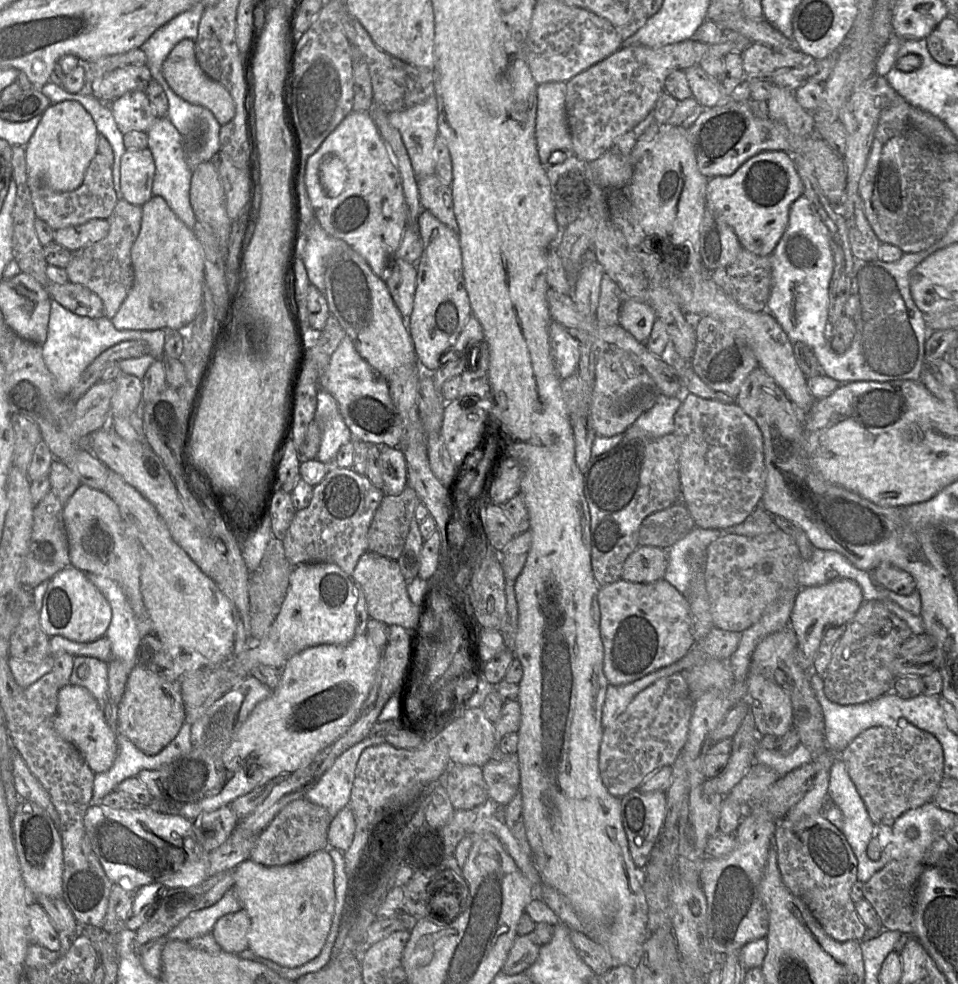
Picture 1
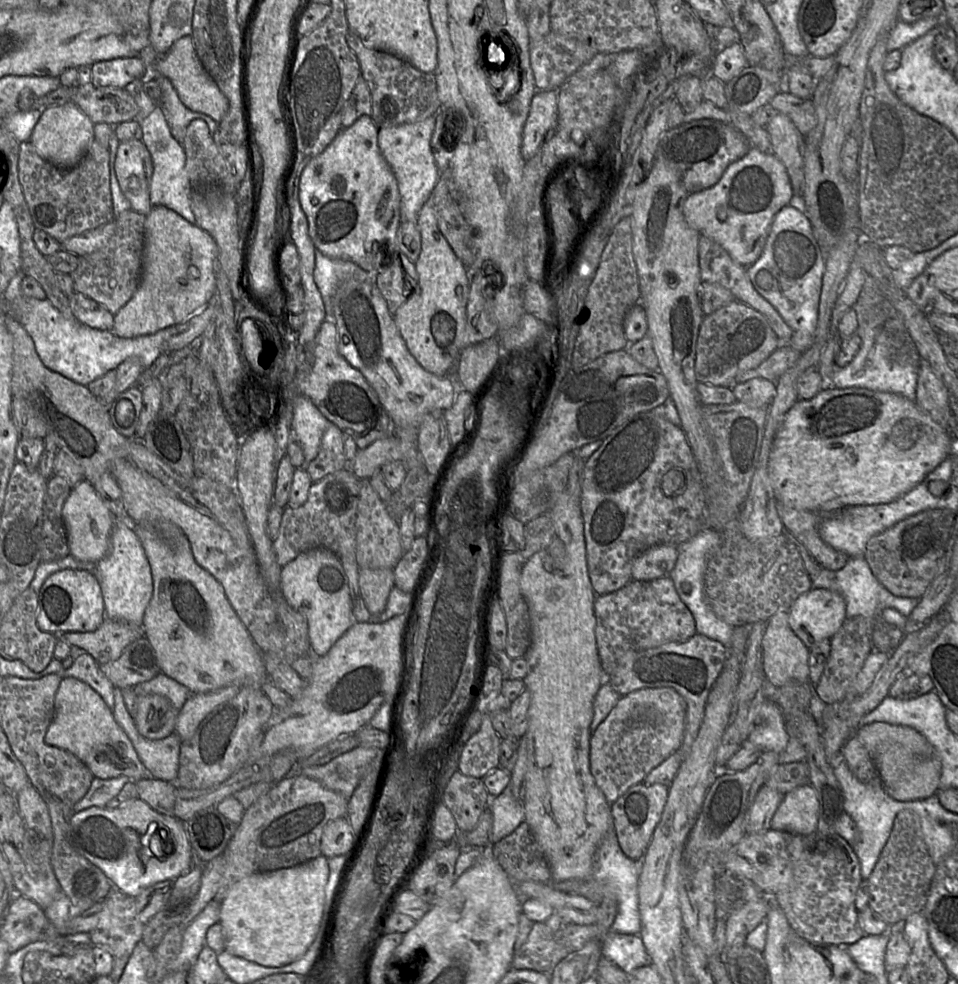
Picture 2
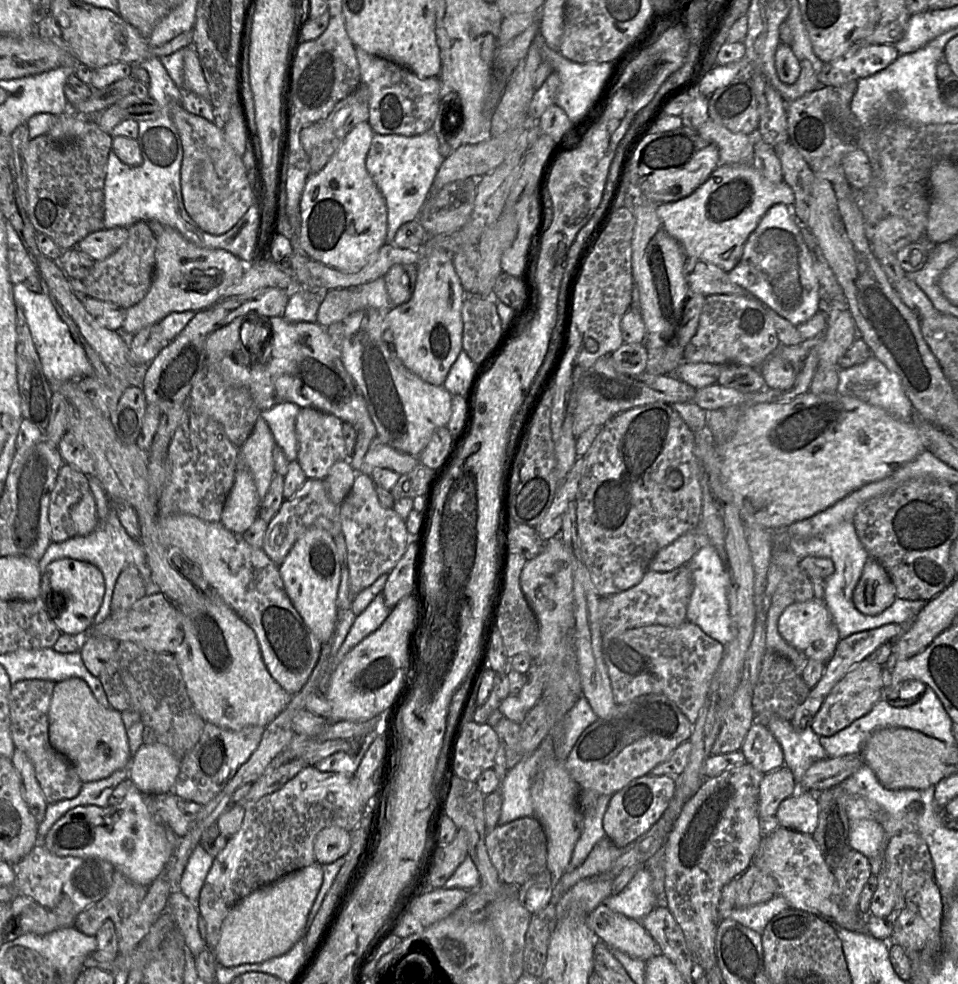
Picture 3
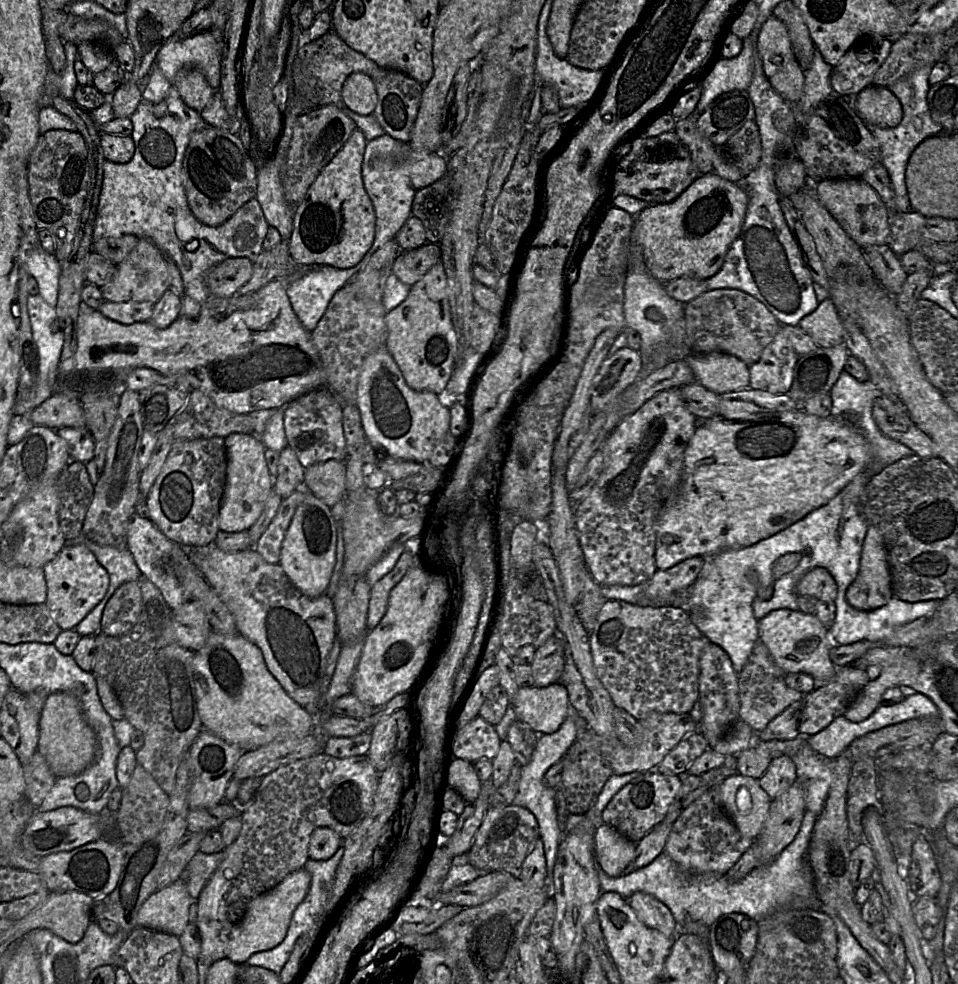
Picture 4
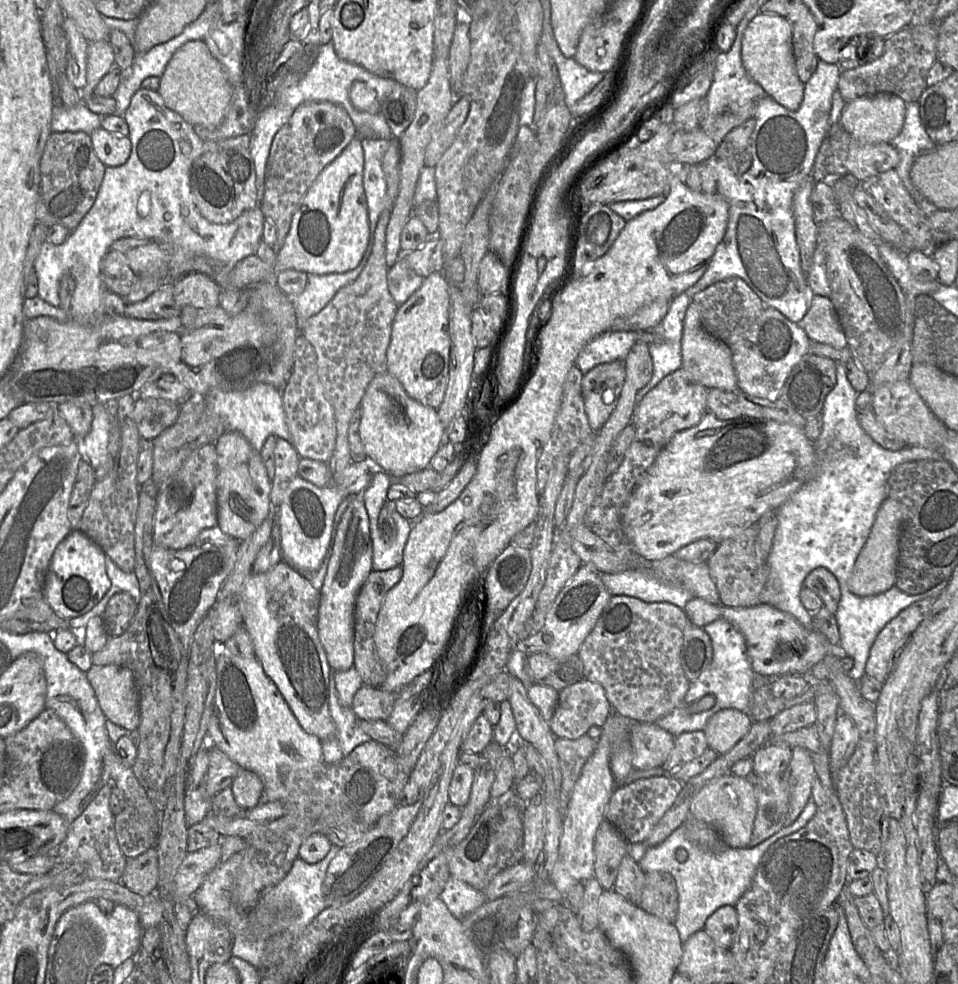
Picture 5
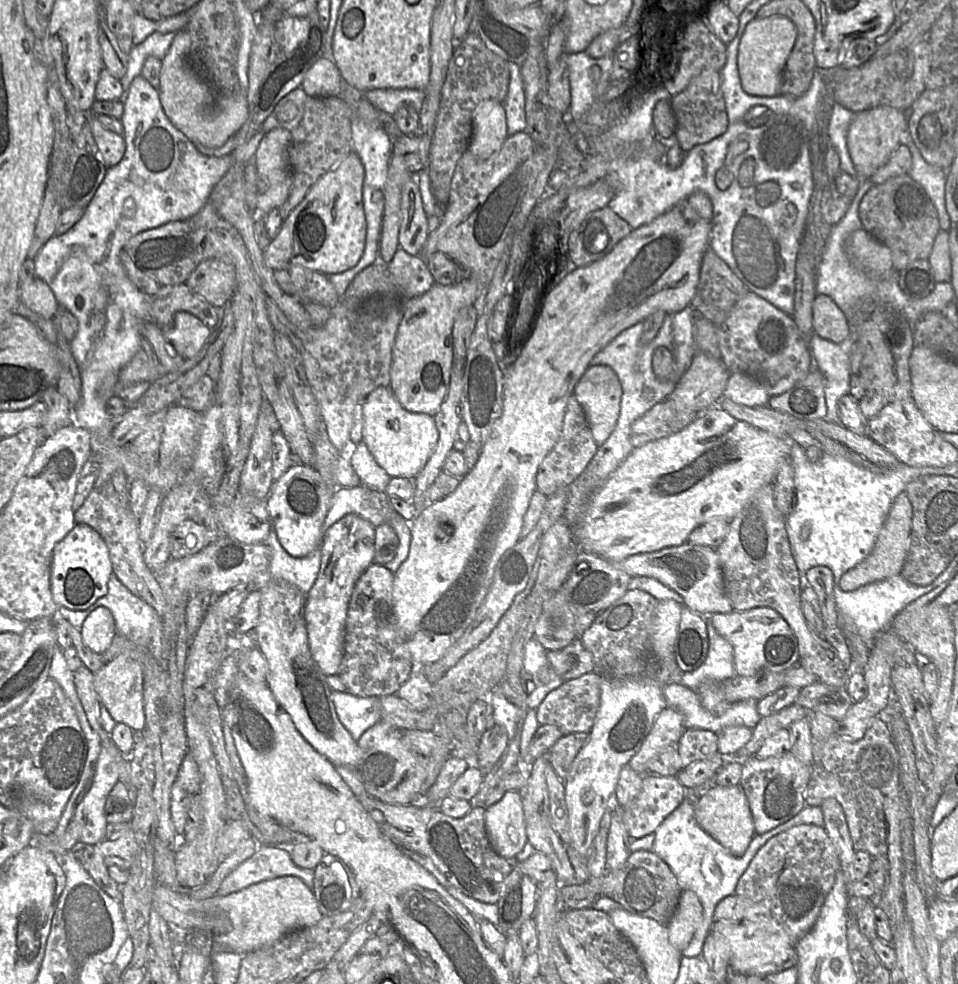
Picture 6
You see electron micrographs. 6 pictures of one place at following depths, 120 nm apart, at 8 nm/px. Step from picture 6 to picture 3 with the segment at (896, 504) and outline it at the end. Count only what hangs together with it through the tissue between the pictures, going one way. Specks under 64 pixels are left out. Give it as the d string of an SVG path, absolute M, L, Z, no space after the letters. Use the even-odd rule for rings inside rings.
M868 557L861 577L853 591L853 603L864 615L875 616L896 599L896 589L881 564Z

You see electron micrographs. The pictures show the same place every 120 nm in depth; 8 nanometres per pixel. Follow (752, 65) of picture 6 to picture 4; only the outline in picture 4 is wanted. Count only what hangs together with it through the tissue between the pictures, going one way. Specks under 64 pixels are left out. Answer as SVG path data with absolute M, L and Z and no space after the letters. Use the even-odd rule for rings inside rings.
M772 15L759 31L756 48L773 88L785 100L799 102L805 76L794 54L786 25Z

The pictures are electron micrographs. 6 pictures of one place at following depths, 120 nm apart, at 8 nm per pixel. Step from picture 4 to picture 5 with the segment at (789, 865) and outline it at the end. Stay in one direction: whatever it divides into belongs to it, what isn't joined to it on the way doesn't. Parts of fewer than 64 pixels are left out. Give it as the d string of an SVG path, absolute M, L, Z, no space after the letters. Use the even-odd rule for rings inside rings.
M809 801L799 817L789 826L783 827L777 833L754 847L733 849L725 847L718 853L709 852L687 836L682 824L659 845L648 848L644 857L638 862L641 870L661 871L670 873L676 881L678 892L678 913L673 925L677 928L681 942L704 929L708 918L720 907L734 905L750 887L757 868L766 850L778 839L796 833L804 828L815 816L817 805ZM680 848L688 852L688 859L681 863L676 859L676 851Z

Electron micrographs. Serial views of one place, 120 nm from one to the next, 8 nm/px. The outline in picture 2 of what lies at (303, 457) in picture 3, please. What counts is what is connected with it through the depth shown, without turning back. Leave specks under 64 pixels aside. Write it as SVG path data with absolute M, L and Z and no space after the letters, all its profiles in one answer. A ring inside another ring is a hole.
M332 423L322 436L316 458L302 467L312 482L317 482L328 474L344 469L346 457L342 434L341 429Z

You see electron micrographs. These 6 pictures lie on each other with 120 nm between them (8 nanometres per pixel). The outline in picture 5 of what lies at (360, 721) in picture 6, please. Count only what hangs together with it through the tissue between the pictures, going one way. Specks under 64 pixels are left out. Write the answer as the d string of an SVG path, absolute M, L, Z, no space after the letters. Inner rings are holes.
M334 678L330 680L329 709L336 726L336 739L345 756L357 746L371 740L359 727L360 719L352 708L341 705Z

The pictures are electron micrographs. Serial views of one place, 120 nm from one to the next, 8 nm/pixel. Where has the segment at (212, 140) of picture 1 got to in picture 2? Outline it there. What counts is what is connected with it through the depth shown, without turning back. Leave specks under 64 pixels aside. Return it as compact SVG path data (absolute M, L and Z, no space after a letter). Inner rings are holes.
M151 72L151 77L156 80L162 90L160 99L161 108L164 112L167 123L170 127L173 137L182 145L186 135L186 129L189 123L194 119L204 120L213 135L217 130L219 123L204 113L195 112L187 108L180 100L177 91L170 80L160 76L160 73Z

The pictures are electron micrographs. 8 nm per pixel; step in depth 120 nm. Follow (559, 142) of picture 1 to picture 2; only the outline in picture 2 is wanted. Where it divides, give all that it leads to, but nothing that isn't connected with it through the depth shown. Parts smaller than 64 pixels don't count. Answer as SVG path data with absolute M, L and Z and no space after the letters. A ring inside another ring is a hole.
M558 89L537 91L525 121L521 155L525 161L539 153L546 134L557 125Z

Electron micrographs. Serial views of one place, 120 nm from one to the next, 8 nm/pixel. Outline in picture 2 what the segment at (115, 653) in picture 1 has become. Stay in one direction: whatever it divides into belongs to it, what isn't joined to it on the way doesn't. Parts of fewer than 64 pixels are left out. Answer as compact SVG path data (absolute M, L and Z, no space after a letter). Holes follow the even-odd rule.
M115 521L110 542L109 552L97 562L94 571L91 572L100 584L106 617L142 627L144 613L153 592L150 563L138 536L123 521Z

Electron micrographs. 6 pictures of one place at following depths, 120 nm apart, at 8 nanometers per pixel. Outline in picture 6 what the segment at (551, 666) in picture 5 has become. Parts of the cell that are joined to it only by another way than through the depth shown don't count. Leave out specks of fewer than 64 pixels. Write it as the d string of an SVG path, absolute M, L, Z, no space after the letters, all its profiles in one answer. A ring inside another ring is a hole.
M581 638L574 639L560 650L548 650L547 658L554 671L564 681L595 671L593 656L584 647Z

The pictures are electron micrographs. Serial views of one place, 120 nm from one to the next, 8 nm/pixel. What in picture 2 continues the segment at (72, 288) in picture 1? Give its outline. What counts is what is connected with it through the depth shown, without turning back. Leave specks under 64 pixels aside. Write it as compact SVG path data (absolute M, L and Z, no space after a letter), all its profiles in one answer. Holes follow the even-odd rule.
M76 291L66 296L72 313L79 322L92 328L112 331L114 314L104 305Z

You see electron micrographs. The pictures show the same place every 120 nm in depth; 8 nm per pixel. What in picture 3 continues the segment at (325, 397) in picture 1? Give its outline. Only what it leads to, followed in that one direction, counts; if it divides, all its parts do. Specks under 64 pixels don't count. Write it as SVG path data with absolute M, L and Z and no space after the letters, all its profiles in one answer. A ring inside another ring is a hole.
M285 402L261 412L272 432L275 443L280 447L289 461L297 460L298 445L295 433L295 422L300 406Z

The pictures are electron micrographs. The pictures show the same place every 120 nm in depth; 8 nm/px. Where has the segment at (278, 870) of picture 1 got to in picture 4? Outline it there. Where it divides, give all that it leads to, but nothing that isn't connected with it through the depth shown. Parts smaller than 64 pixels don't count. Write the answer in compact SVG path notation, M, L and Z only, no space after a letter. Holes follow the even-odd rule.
M301 868L285 877L279 884L253 898L248 904L243 918L232 930L227 958L239 965L257 953L271 950L286 937L292 915L306 897L311 885L311 875Z

